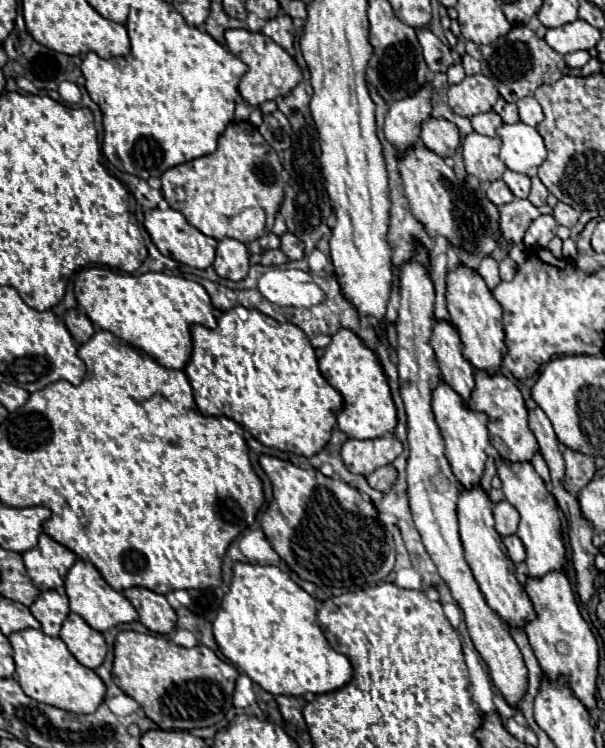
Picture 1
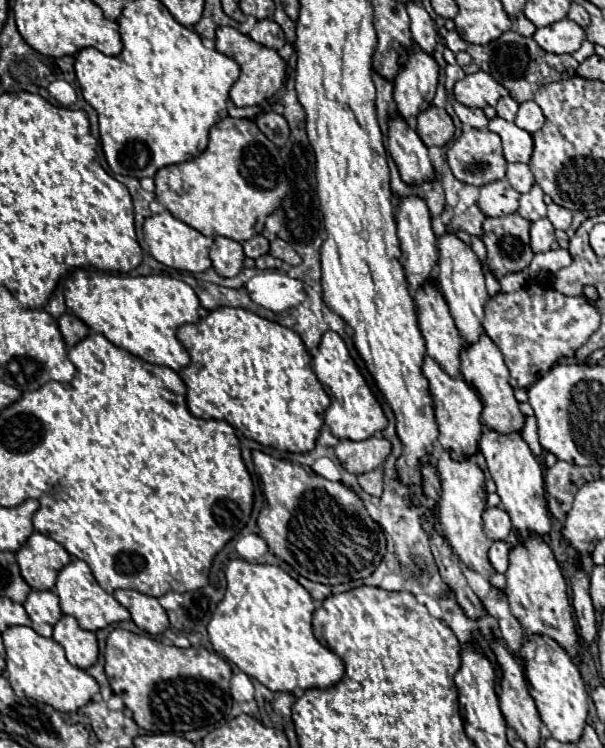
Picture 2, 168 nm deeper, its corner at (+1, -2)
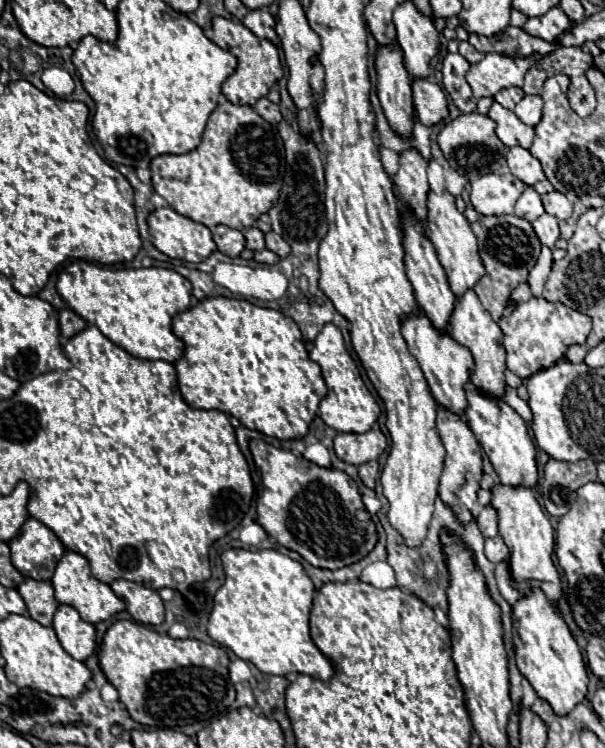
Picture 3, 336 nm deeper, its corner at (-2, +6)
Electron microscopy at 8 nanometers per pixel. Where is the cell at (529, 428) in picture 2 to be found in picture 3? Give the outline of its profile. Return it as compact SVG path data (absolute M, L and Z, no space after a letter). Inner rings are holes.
M506 387L506 395L504 395L504 399L506 399L506 403L526 421L526 423L530 423L532 421L532 411L530 411L530 407L528 407L528 403L526 401L522 401L518 395L516 395L516 391L514 389L510 389L510 387Z

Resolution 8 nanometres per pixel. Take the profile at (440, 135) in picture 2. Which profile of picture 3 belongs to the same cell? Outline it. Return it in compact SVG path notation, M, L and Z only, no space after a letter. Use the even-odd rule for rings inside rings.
M430 79L412 81L412 91L416 117L422 125L434 127L448 119L448 101L436 83L432 83Z

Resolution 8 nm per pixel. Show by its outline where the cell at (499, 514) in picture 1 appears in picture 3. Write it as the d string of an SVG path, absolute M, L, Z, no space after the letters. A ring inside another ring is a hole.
M486 505L480 515L476 517L476 523L484 537L496 537L498 535L498 513L492 505Z

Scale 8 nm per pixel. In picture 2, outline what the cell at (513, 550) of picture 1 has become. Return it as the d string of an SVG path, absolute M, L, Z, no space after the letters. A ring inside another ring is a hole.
M495 541L489 547L489 563L495 571L499 571L499 573L507 571L507 567L509 567L509 549L511 549L511 545L505 543L505 541Z

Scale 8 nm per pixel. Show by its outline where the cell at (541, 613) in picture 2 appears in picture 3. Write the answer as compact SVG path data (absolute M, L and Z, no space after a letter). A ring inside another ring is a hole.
M496 485L492 489L492 503L498 511L498 527L504 543L510 549L510 571L514 589L522 595L530 595L532 589L542 589L548 601L558 607L562 599L562 581L554 565L554 529L536 501L536 491L526 487L504 487Z

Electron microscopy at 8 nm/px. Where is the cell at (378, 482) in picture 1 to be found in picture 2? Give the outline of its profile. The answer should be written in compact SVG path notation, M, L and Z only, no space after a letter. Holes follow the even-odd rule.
M375 469L363 475L357 475L357 481L361 489L373 497L381 497L383 493L383 469Z

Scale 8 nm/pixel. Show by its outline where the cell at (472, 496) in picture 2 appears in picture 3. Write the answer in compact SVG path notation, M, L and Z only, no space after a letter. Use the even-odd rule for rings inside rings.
M438 409L436 429L438 429L442 445L446 449L438 495L452 509L456 519L460 523L468 525L476 517L476 507L478 507L476 493L478 493L480 481L482 481L482 449L474 437L474 433L468 429L468 425L460 417L452 417L452 413L444 413L444 409Z

